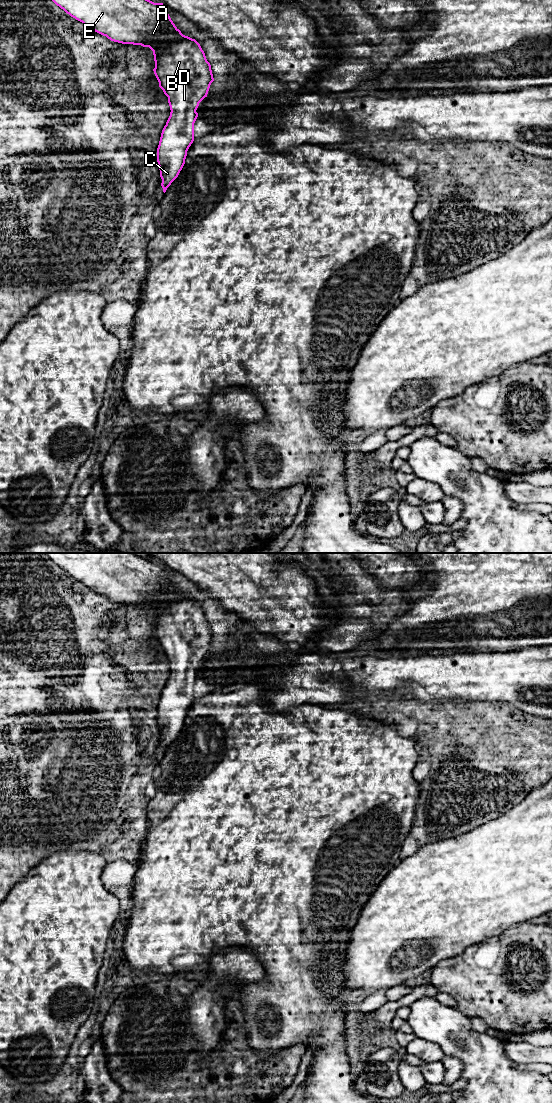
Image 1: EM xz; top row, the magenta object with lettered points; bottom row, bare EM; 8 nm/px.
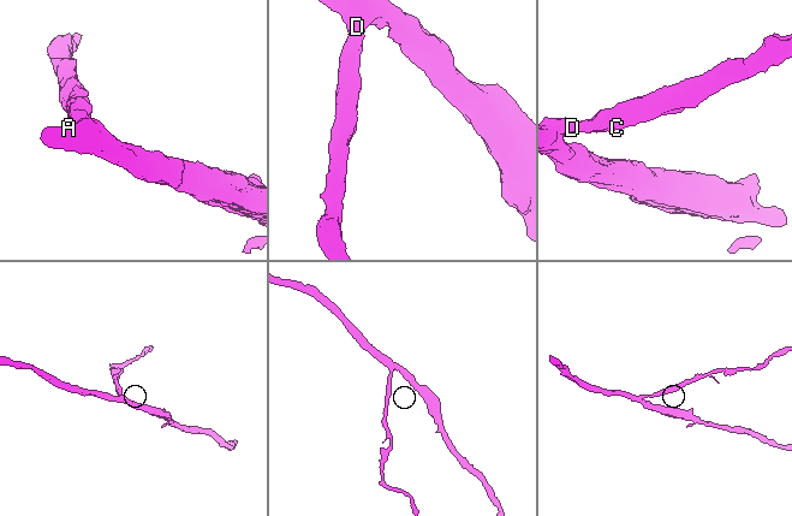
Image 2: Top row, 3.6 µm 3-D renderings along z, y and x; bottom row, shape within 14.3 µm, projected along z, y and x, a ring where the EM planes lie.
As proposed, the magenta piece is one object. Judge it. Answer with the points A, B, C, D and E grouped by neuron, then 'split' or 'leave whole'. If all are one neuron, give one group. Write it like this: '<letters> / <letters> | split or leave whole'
A B C D E | leave whole

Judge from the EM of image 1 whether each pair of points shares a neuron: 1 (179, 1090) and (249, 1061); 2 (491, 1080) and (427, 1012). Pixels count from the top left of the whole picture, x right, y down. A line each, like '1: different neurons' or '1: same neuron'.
1: same neuron
2: same neuron

